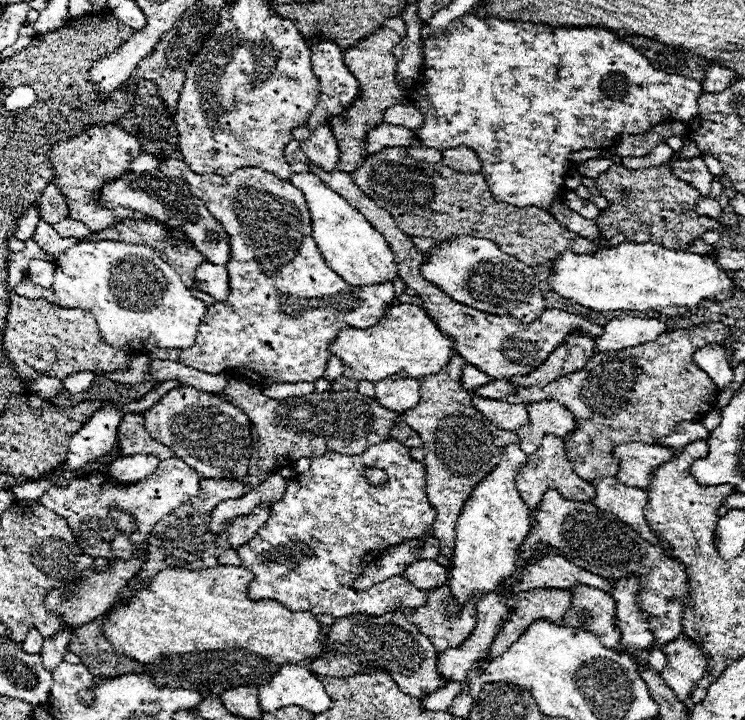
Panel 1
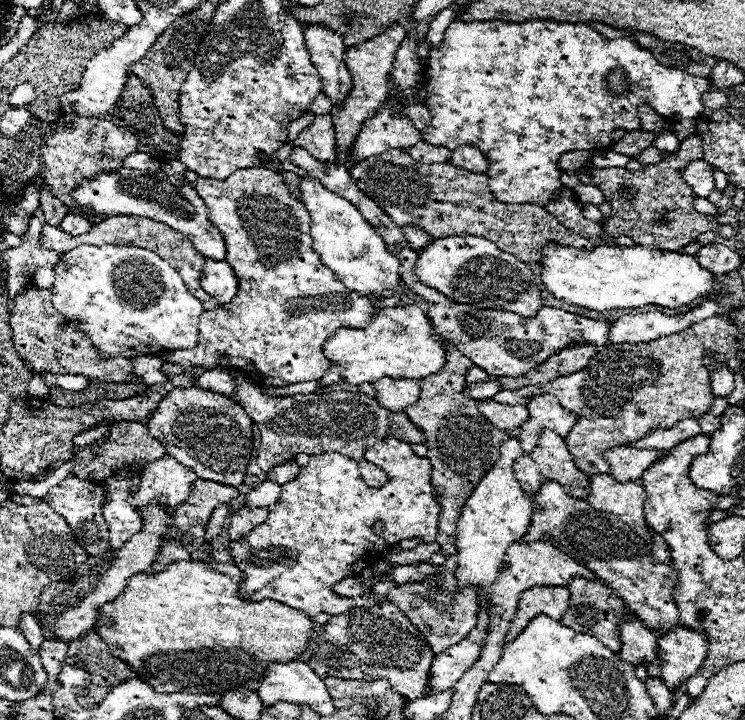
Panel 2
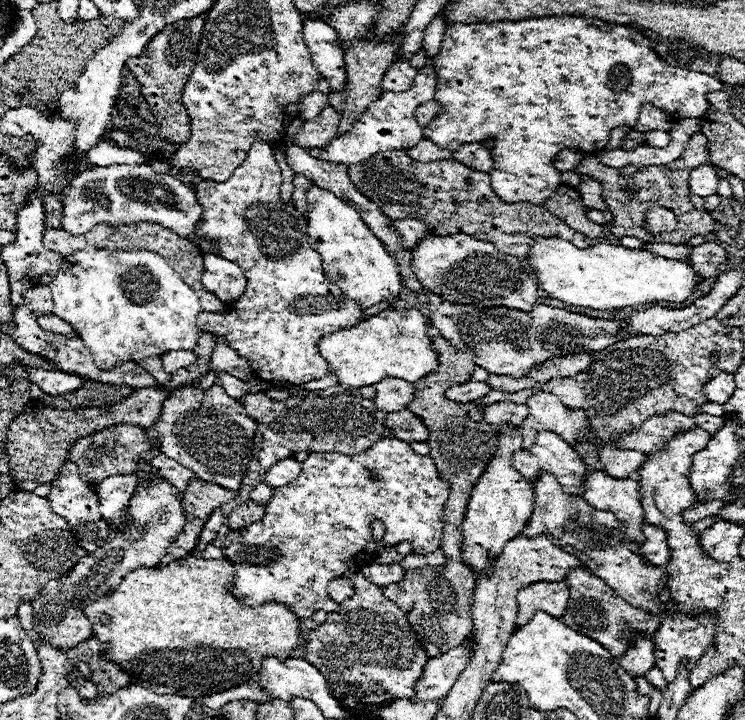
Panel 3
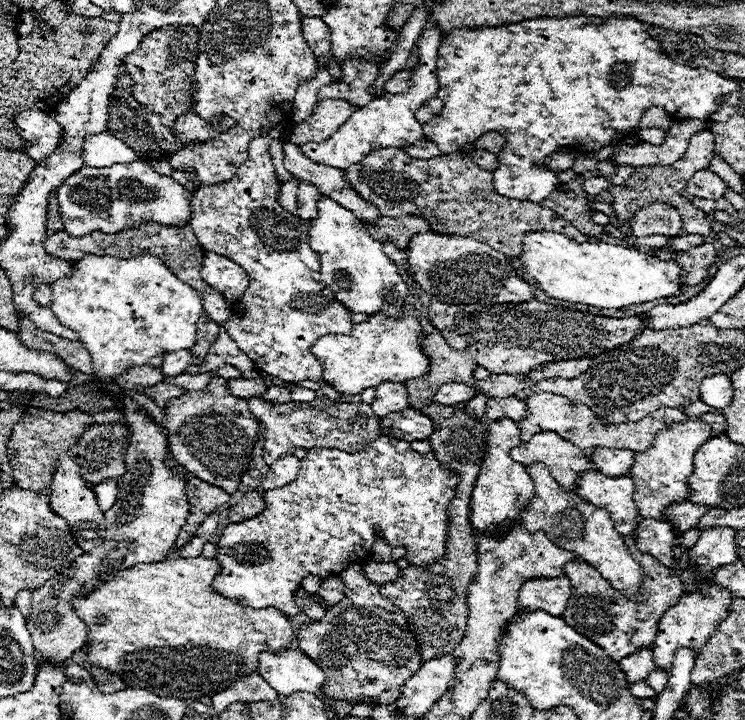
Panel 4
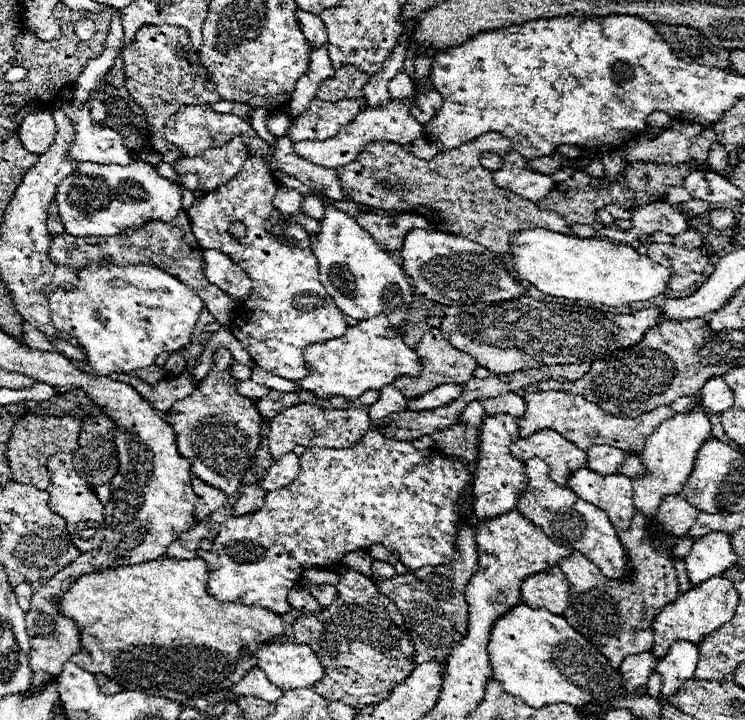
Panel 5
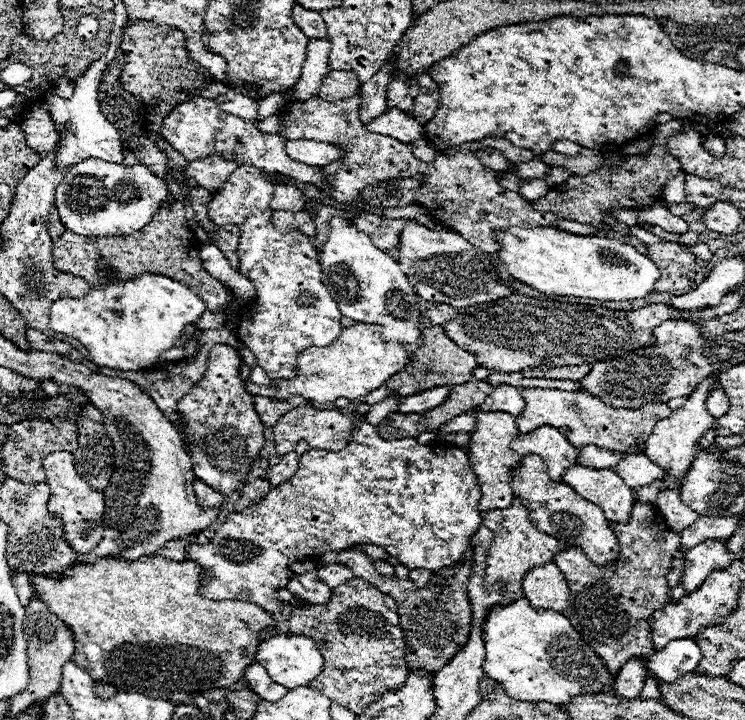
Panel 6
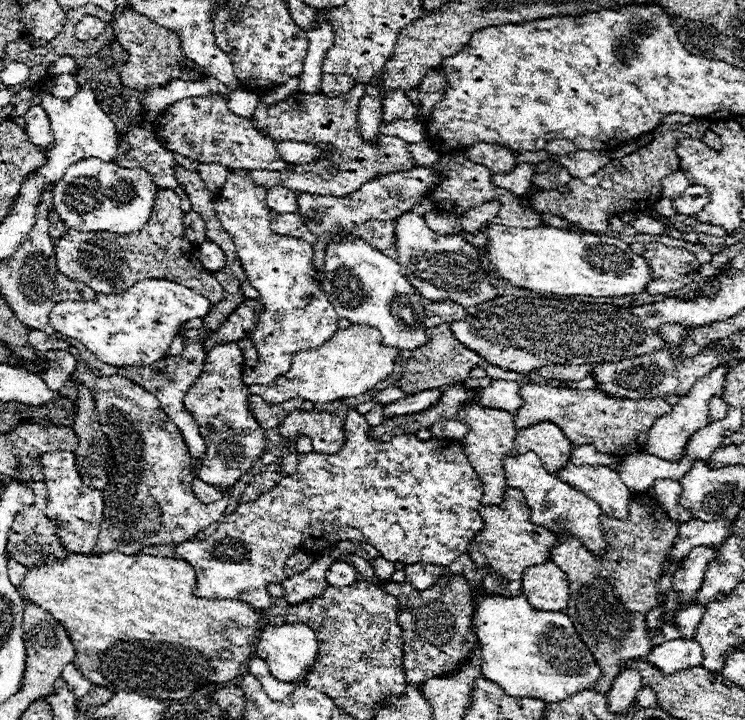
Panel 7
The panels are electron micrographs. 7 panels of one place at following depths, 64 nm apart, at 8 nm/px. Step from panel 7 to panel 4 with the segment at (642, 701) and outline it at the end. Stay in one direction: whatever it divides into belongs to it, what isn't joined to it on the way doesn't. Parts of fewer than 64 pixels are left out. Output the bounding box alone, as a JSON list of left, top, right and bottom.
[646,670,668,692]

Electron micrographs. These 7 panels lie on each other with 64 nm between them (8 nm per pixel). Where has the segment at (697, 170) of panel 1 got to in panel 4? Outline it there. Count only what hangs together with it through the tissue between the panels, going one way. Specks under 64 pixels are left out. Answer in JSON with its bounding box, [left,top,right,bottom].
[688,168,726,200]

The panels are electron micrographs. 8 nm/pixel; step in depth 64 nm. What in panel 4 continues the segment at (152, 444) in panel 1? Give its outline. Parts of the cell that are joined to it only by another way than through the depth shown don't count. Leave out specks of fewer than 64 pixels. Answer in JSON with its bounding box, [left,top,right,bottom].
[68,424,128,484]

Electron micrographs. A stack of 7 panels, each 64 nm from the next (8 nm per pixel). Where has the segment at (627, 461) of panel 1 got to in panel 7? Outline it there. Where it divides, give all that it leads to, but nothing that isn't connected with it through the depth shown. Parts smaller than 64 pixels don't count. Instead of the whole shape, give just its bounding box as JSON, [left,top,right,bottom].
[570,446,620,466]

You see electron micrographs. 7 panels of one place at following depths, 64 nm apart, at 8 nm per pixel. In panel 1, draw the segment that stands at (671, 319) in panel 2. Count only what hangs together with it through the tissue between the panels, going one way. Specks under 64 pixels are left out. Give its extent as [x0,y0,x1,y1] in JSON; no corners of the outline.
[596,316,666,354]

